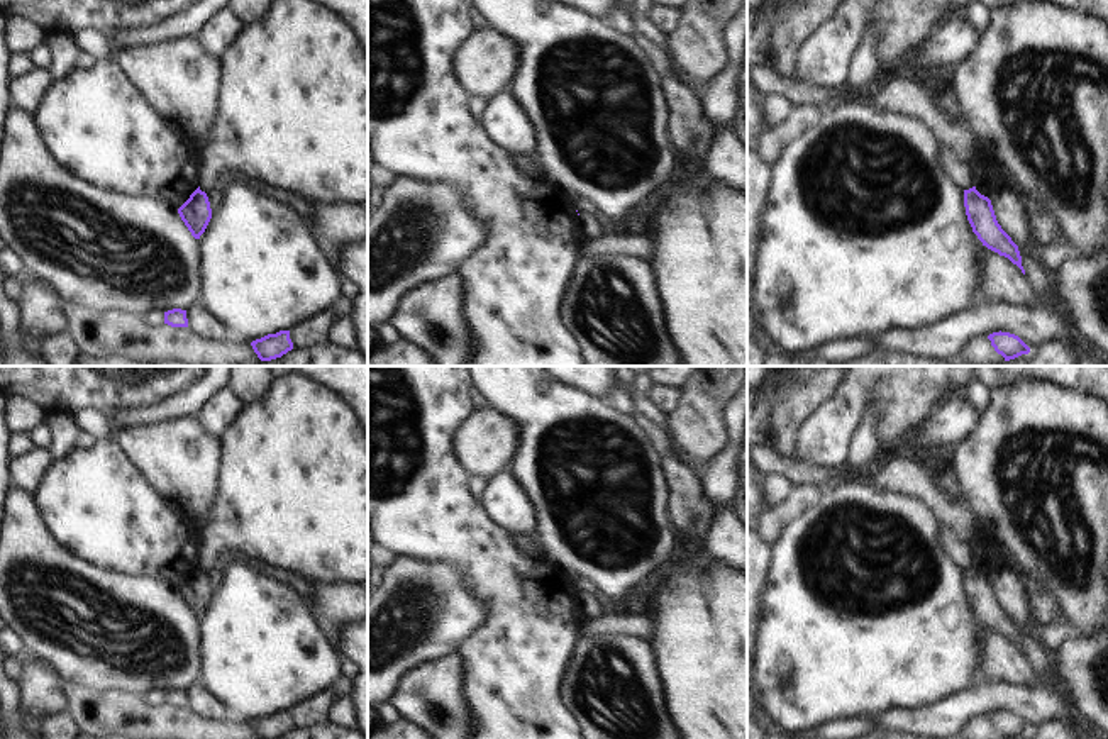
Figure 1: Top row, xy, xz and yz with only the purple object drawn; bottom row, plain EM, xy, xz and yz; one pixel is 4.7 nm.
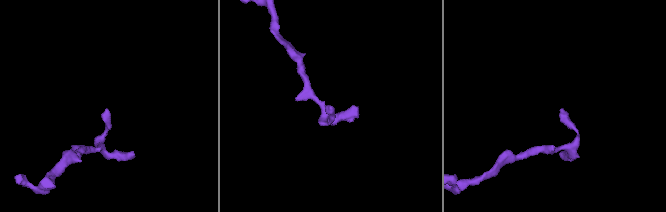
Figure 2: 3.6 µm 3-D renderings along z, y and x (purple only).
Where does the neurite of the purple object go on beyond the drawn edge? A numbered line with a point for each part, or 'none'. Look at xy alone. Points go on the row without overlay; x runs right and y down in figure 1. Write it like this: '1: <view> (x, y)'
none

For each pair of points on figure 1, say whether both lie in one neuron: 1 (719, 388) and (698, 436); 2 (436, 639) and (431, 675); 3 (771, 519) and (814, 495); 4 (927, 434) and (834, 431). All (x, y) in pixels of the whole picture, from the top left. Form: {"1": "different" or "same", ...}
{"1": "same", "2": "different", "3": "same", "4": "different"}

